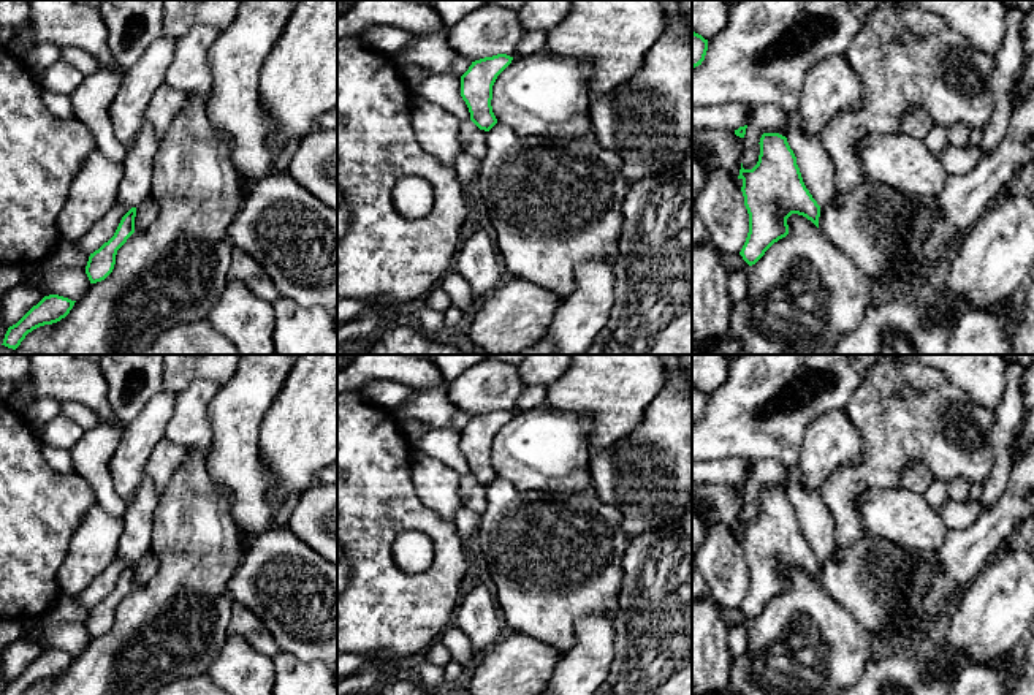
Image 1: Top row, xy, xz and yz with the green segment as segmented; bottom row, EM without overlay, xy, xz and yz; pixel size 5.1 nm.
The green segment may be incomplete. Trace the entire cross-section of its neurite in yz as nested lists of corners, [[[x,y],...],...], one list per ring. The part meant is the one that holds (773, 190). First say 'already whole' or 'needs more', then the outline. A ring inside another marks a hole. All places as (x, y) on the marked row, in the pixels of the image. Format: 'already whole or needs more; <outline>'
already whole; [[[763,133],[758,161],[752,169],[741,163],[744,206],[749,214],[749,233],[739,252],[752,266],[779,239],[789,234],[787,218],[798,214],[819,228],[820,206],[806,188],[796,157],[787,138]]]

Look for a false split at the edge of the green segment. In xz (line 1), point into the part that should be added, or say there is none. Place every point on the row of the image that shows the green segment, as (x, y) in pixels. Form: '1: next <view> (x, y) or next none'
1: next none

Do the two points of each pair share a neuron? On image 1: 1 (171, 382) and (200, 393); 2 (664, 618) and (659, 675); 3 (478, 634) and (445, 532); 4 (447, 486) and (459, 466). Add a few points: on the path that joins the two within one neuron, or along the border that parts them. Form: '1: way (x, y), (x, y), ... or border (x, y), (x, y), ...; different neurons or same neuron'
1: border (220, 385), (205, 379), (193, 379), (178, 394); different neurons
2: way (664, 632), (664, 660); same neuron
3: border (461, 599), (452, 616); different neurons
4: border (423, 453), (445, 463), (459, 475); different neurons

